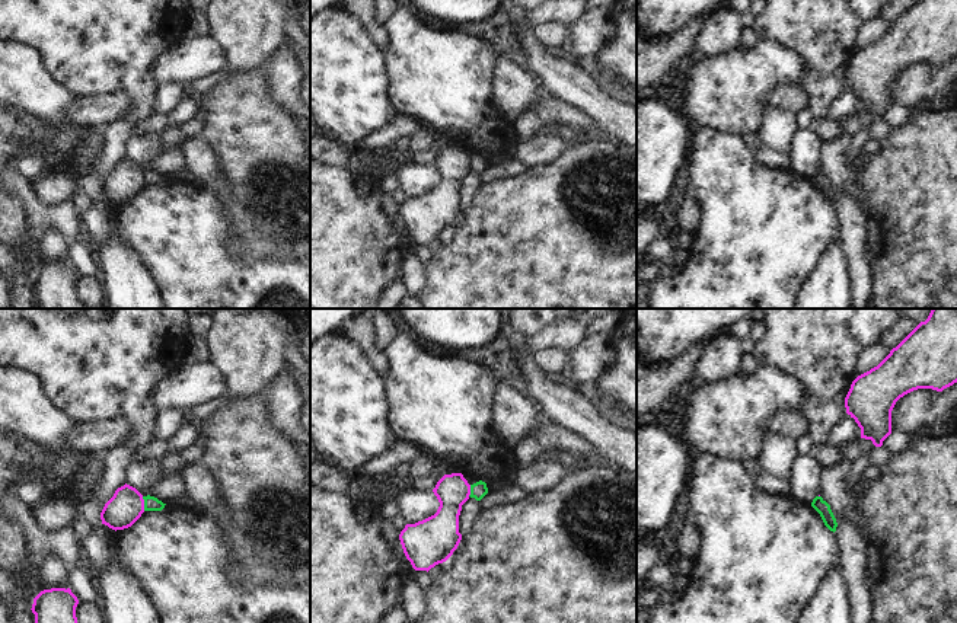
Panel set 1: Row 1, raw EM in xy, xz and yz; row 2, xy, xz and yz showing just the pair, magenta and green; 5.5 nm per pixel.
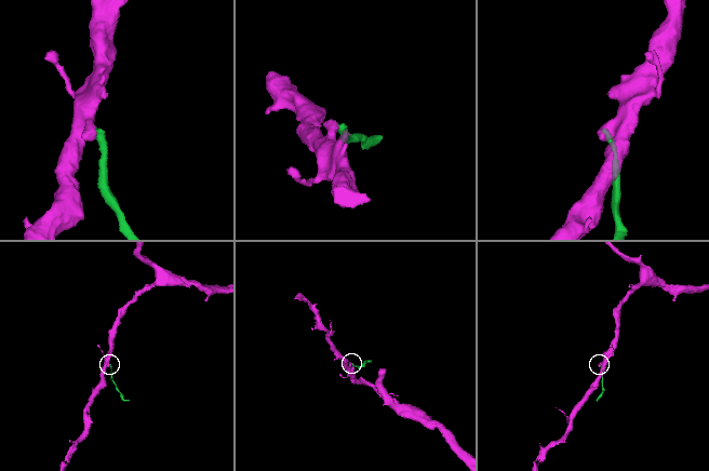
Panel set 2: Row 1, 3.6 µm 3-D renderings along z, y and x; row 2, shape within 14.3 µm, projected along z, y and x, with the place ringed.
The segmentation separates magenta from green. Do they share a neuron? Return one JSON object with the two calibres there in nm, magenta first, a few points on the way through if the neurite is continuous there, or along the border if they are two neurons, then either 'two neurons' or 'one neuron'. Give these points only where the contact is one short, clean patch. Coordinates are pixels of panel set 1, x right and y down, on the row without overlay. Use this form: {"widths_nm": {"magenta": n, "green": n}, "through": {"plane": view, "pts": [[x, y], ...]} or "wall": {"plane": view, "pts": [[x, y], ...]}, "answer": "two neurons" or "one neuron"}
{"widths_nm": {"magenta": 190, "green": 80}, "wall": {"plane": "xy", "pts": [[142, 171], [144, 184]]}, "answer": "two neurons"}

